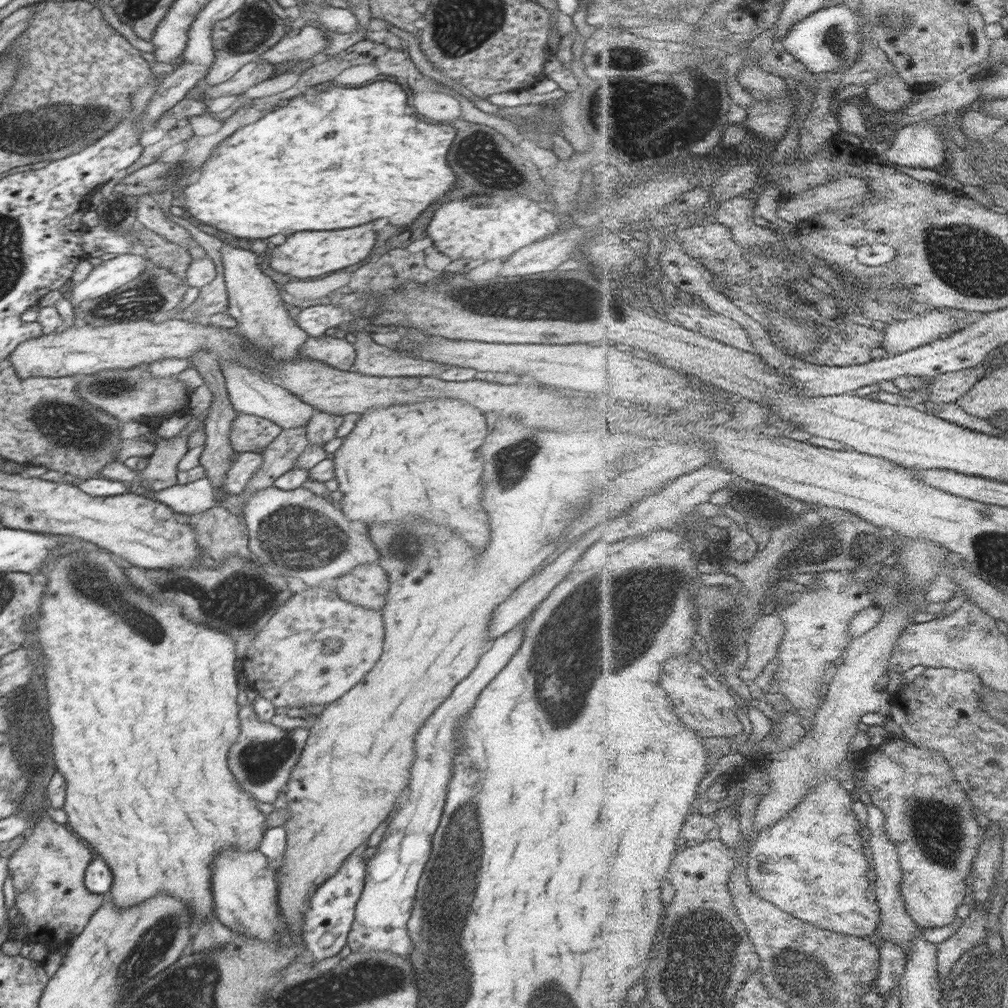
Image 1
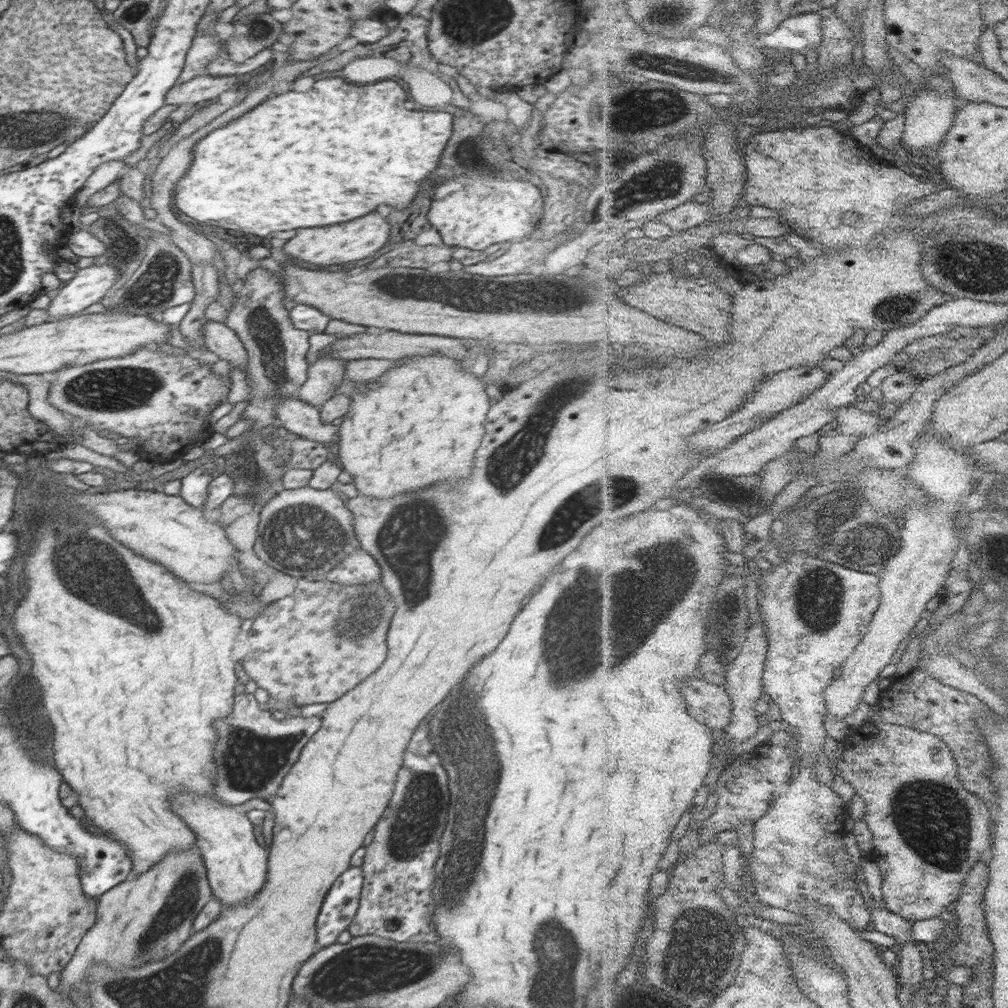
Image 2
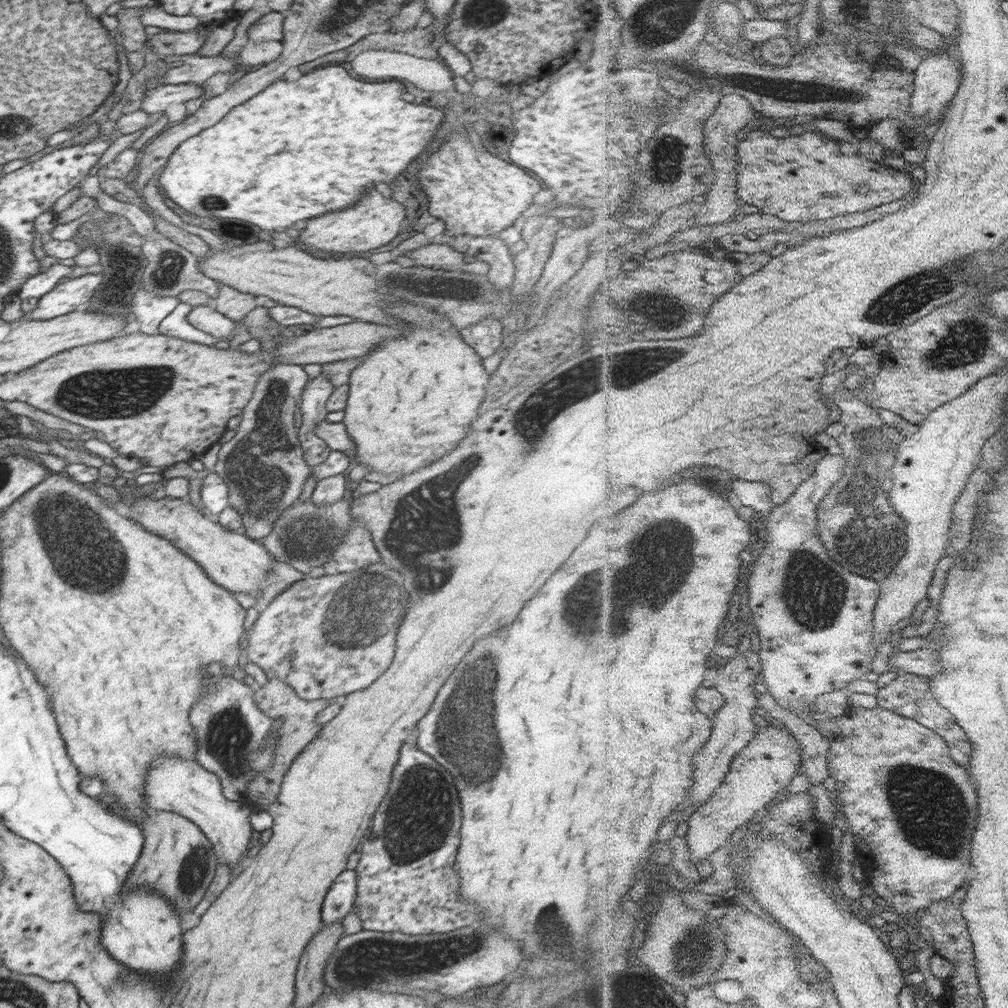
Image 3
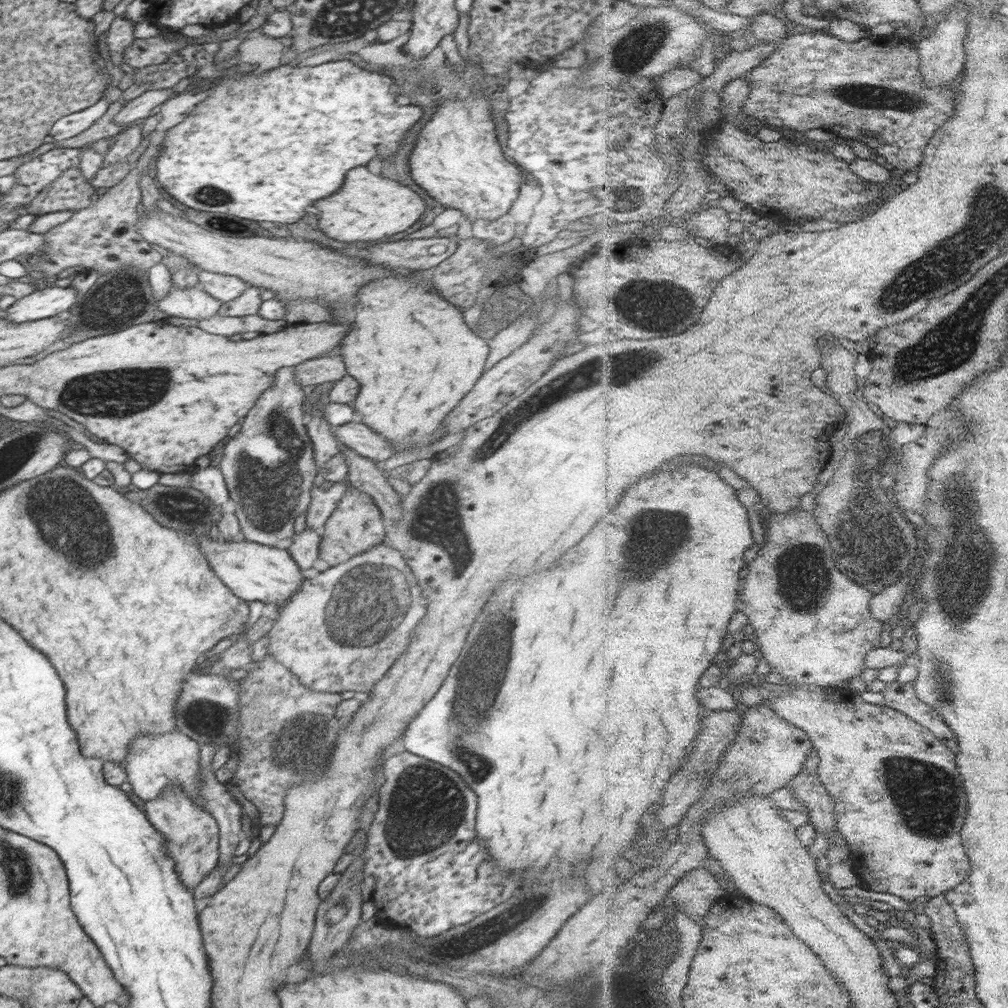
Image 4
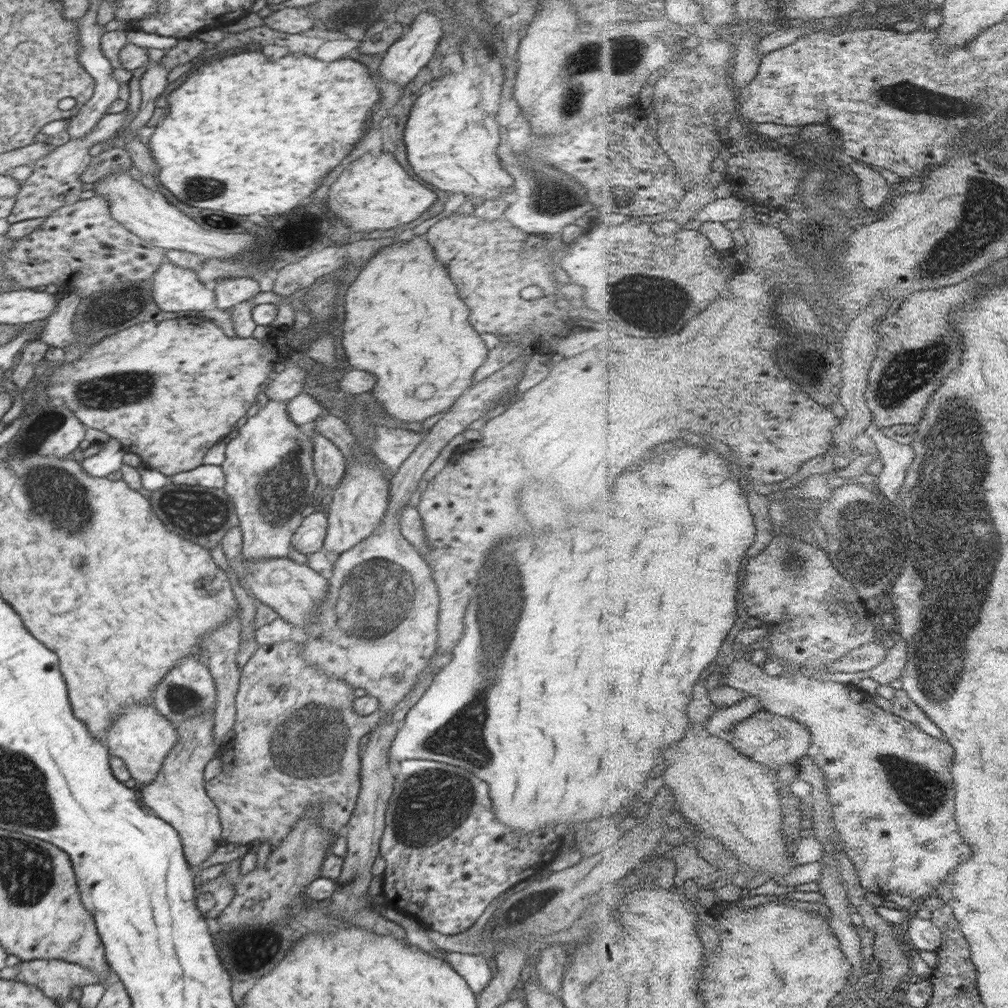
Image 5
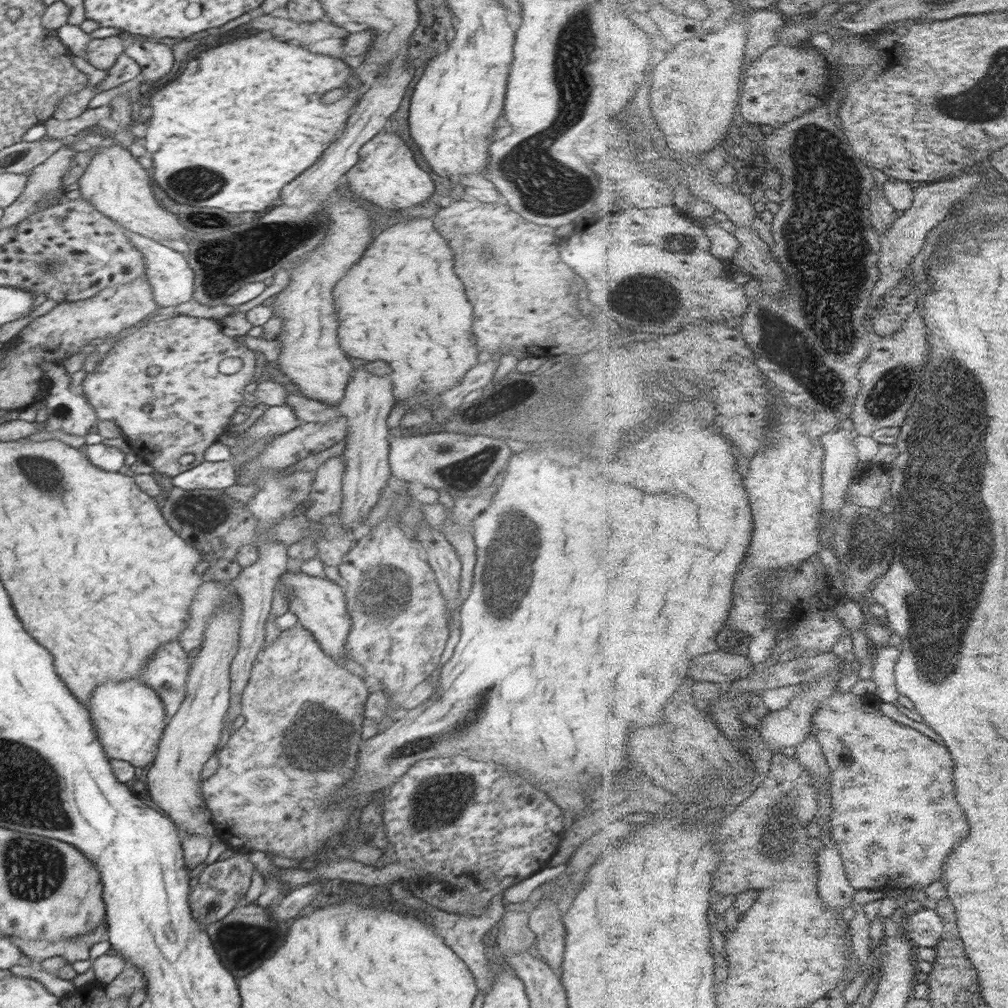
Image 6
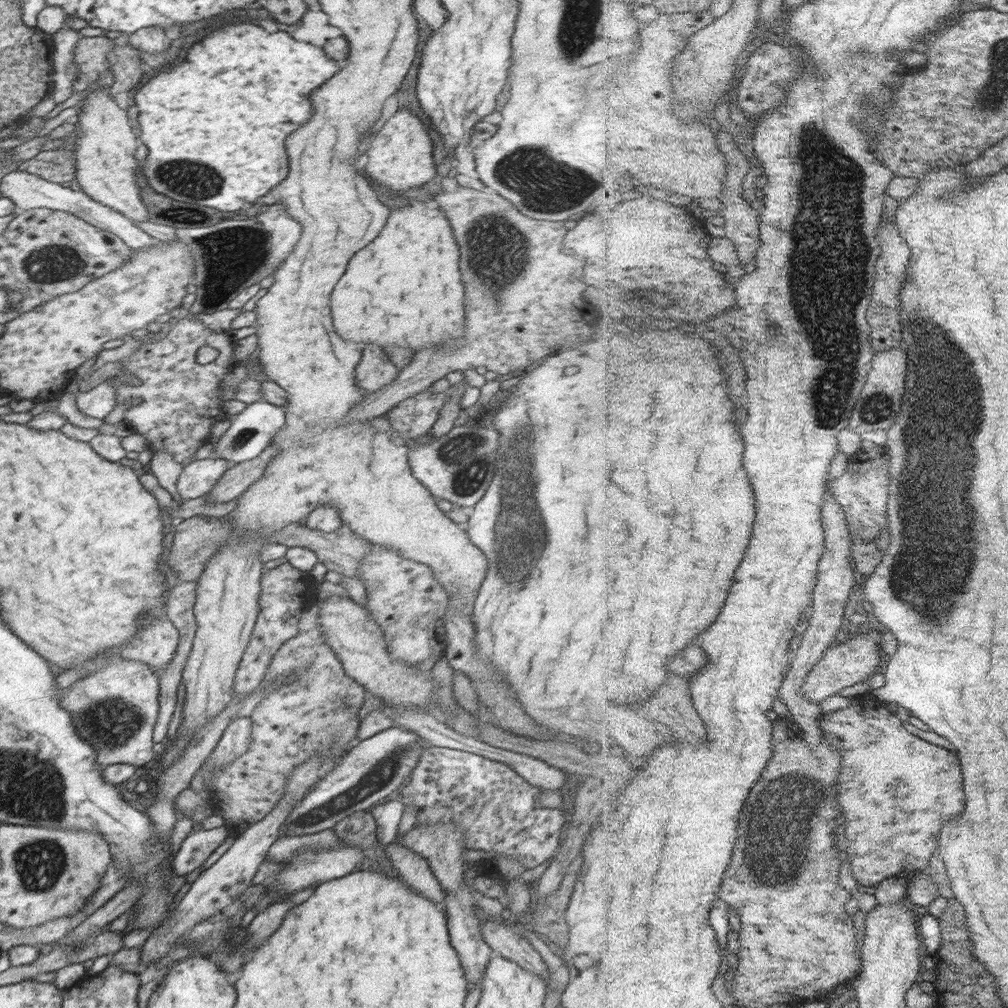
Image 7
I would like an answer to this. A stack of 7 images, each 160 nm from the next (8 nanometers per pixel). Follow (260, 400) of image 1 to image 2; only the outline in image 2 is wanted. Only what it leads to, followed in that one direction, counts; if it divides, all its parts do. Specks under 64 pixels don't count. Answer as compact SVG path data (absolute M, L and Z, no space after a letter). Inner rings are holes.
M207 320L202 330L207 350L217 354L220 359L226 360L231 370L243 368L248 373L246 349L238 335L224 321ZM278 397L275 410L279 426L290 431L290 433L326 446L335 445L337 442L338 427L333 426L332 423L322 423L320 414L314 405L306 404L298 400L297 397Z

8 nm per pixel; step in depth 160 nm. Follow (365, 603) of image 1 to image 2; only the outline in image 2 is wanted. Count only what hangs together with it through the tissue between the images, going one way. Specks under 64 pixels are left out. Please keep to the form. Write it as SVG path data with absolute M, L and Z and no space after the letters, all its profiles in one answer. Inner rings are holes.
M362 548L356 549L346 556L340 566L326 573L328 581L342 585L374 585L381 577L381 566L377 563L377 559Z

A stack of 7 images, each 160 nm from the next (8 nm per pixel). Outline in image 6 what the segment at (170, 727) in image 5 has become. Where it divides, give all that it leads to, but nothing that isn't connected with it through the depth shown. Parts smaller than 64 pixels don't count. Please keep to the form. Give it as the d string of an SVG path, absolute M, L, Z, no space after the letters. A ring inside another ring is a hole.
M136 680L108 682L96 688L95 692L95 699L91 697L88 709L106 756L109 759L129 762L135 768L152 764L168 721L164 703L158 693Z

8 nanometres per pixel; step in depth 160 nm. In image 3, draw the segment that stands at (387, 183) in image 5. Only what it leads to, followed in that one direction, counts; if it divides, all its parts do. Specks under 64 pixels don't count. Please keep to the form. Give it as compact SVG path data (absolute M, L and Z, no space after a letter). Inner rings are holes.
M367 190L350 209L308 220L298 242L304 242L312 250L332 252L332 254L356 254L356 252L375 250L394 240L400 230L404 230L403 224L406 222L408 206L410 205L400 200L397 195L386 199L376 190Z

